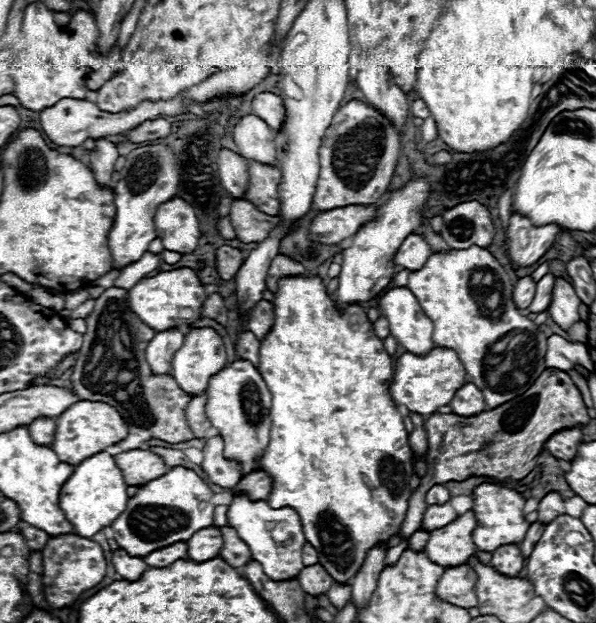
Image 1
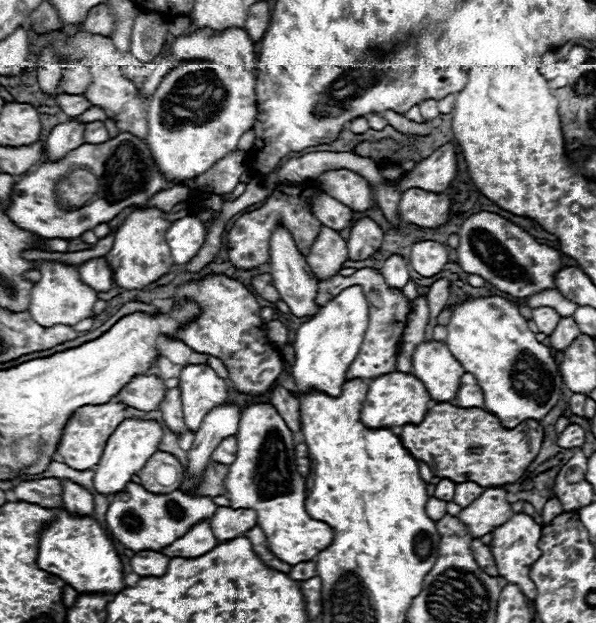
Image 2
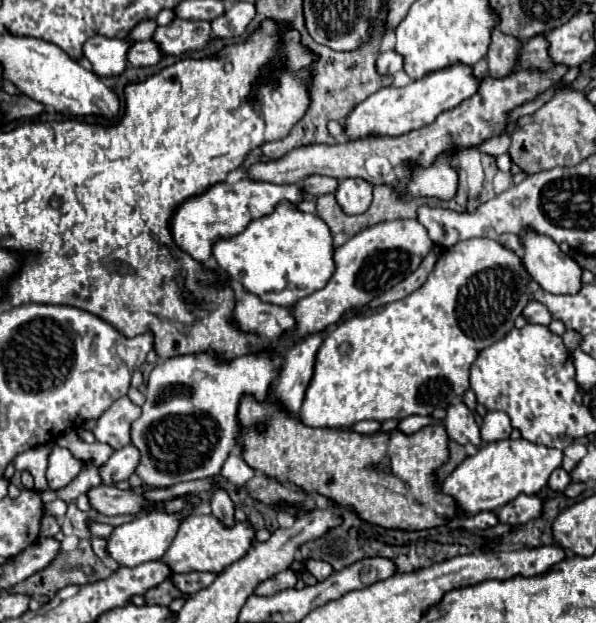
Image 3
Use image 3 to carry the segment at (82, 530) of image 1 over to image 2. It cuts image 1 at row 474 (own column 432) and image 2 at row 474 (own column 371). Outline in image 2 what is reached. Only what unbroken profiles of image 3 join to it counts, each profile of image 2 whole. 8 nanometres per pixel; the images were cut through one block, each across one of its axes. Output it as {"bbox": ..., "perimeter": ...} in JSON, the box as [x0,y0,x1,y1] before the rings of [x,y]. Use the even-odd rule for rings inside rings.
{"bbox":[94,418,162,494],"perimeter":[[[126,418],[108,438],[104,446],[104,454],[96,466],[94,474],[94,488],[100,494],[116,494],[126,488],[130,478],[138,474],[146,460],[158,452],[158,444],[162,440],[162,426],[156,420],[140,420],[140,418]]]}

